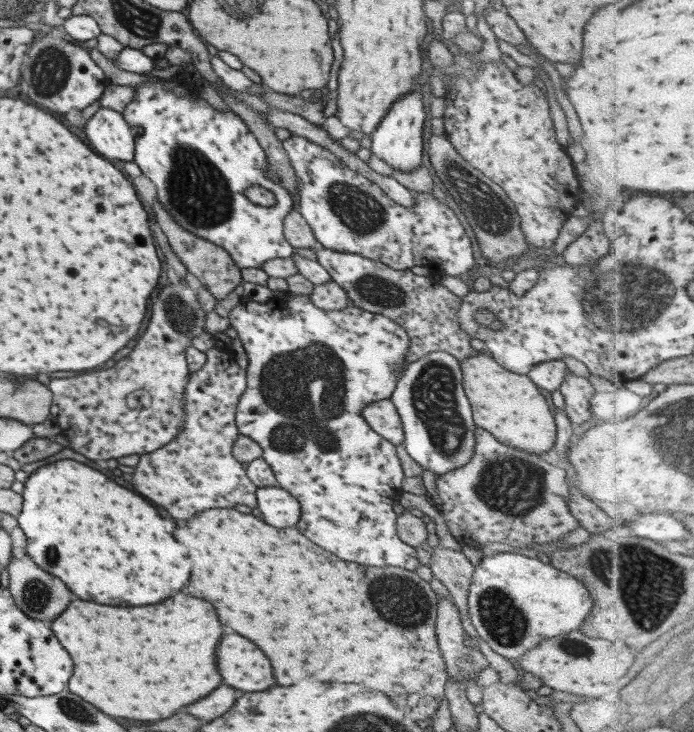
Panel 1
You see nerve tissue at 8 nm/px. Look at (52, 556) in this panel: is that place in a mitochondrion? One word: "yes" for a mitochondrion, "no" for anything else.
yes

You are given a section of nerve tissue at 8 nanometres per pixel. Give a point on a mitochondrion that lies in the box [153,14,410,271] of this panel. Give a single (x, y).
(197, 191)

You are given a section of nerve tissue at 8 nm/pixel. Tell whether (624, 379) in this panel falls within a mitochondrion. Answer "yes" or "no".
no

